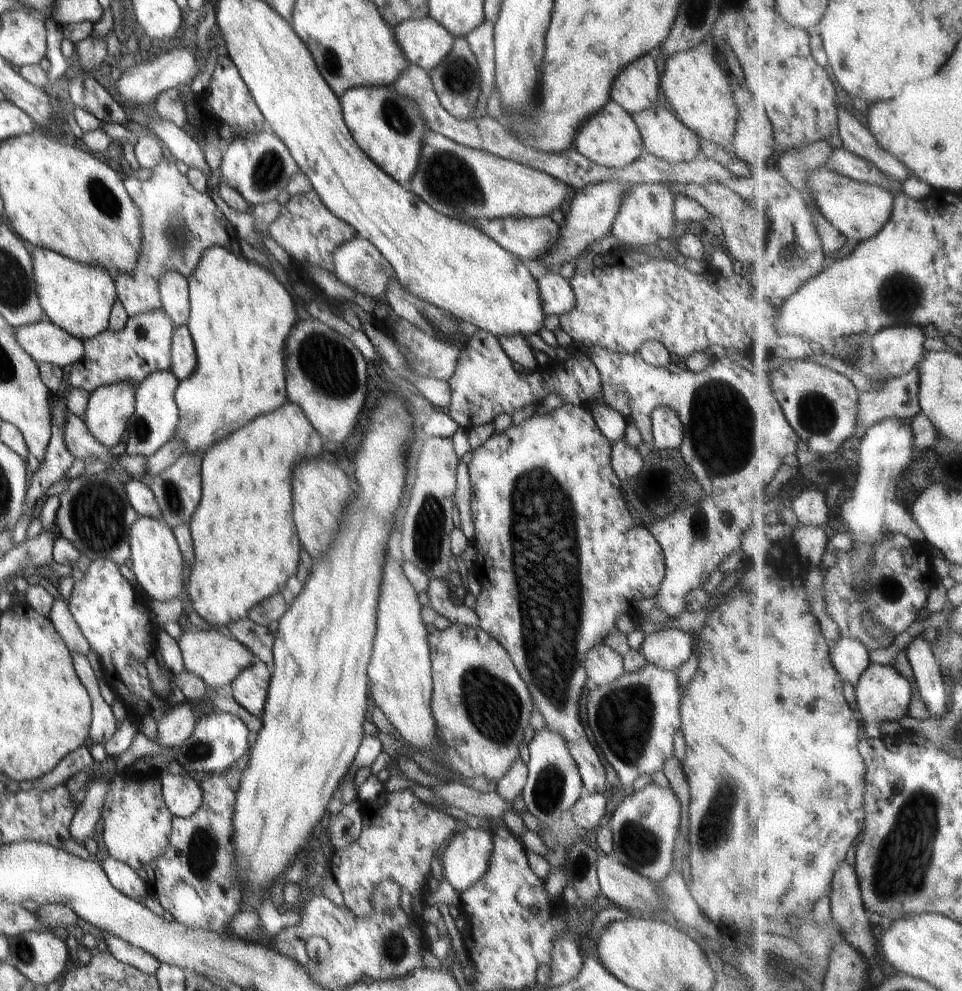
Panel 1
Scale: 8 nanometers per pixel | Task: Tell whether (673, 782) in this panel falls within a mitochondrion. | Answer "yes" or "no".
no

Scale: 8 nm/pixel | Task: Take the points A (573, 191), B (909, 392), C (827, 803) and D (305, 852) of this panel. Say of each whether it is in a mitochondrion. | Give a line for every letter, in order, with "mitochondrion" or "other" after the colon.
A: other
B: other
C: other
D: other

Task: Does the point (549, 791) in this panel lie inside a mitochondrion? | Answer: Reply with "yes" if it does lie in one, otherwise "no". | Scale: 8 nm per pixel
yes

